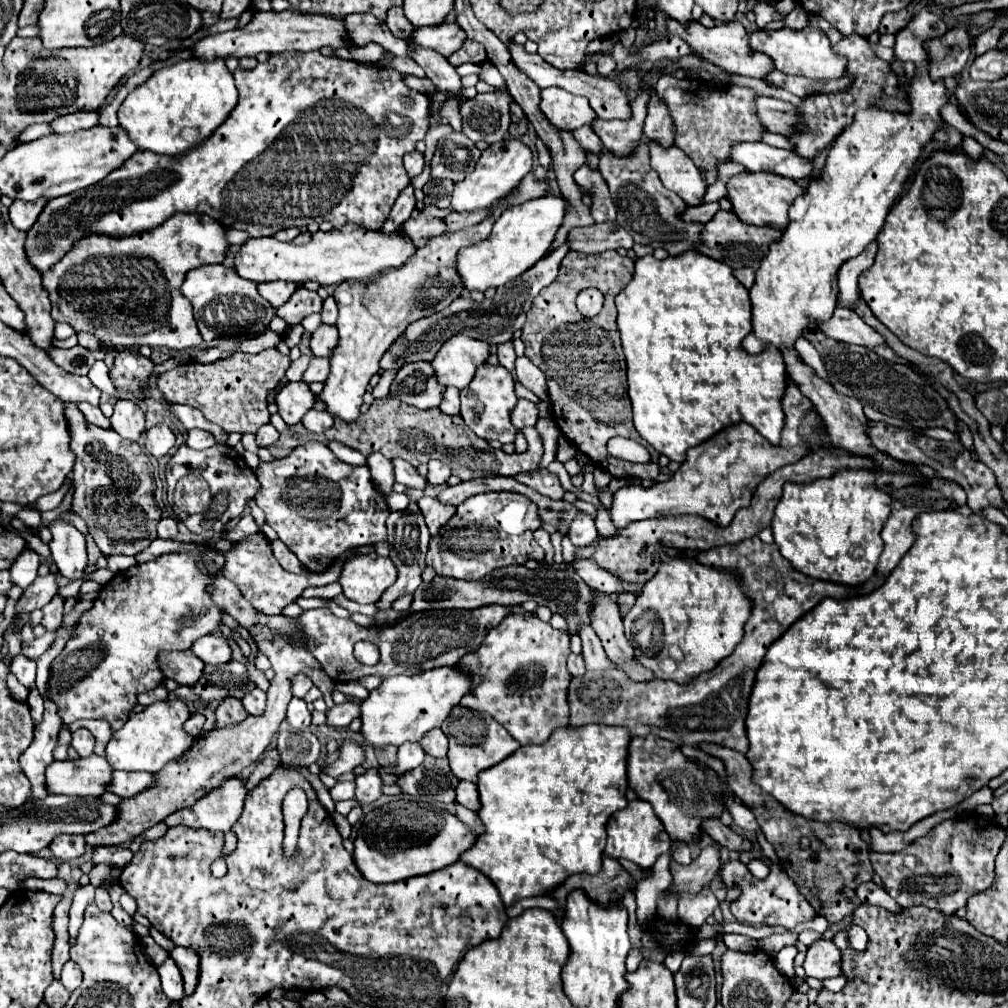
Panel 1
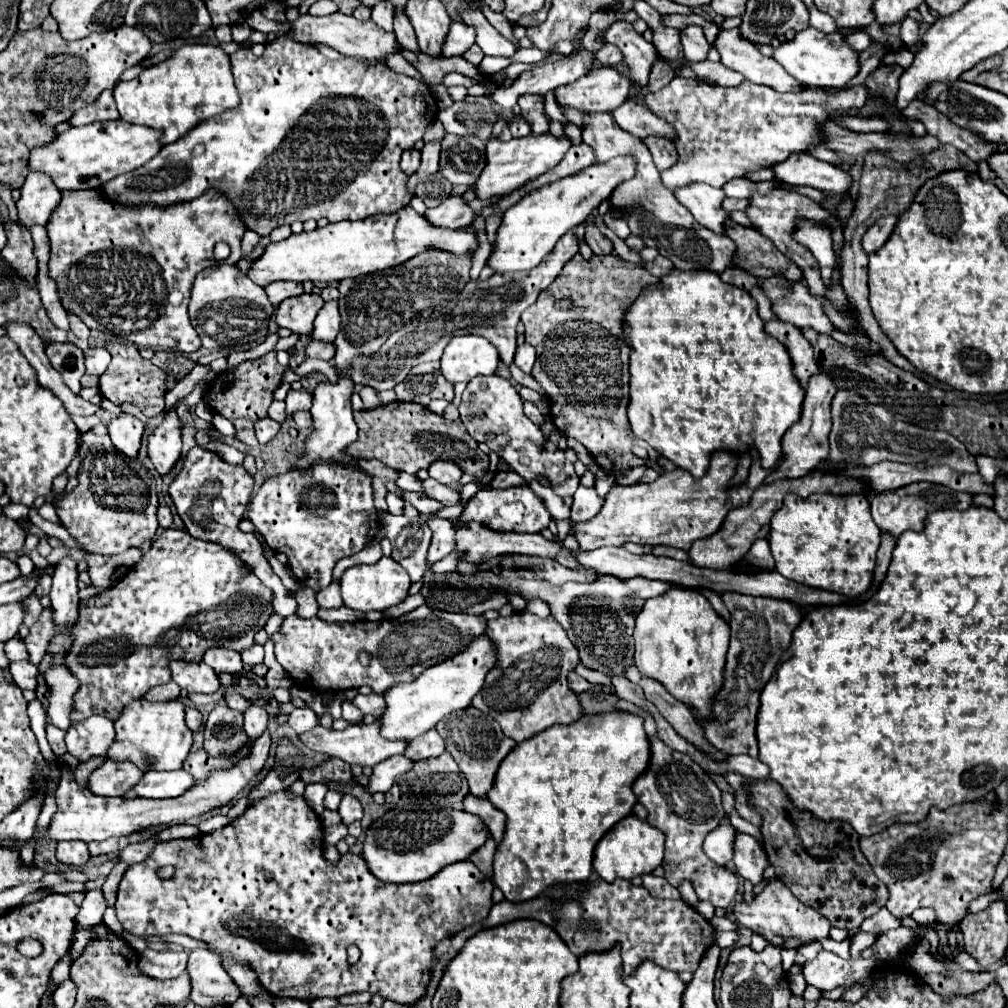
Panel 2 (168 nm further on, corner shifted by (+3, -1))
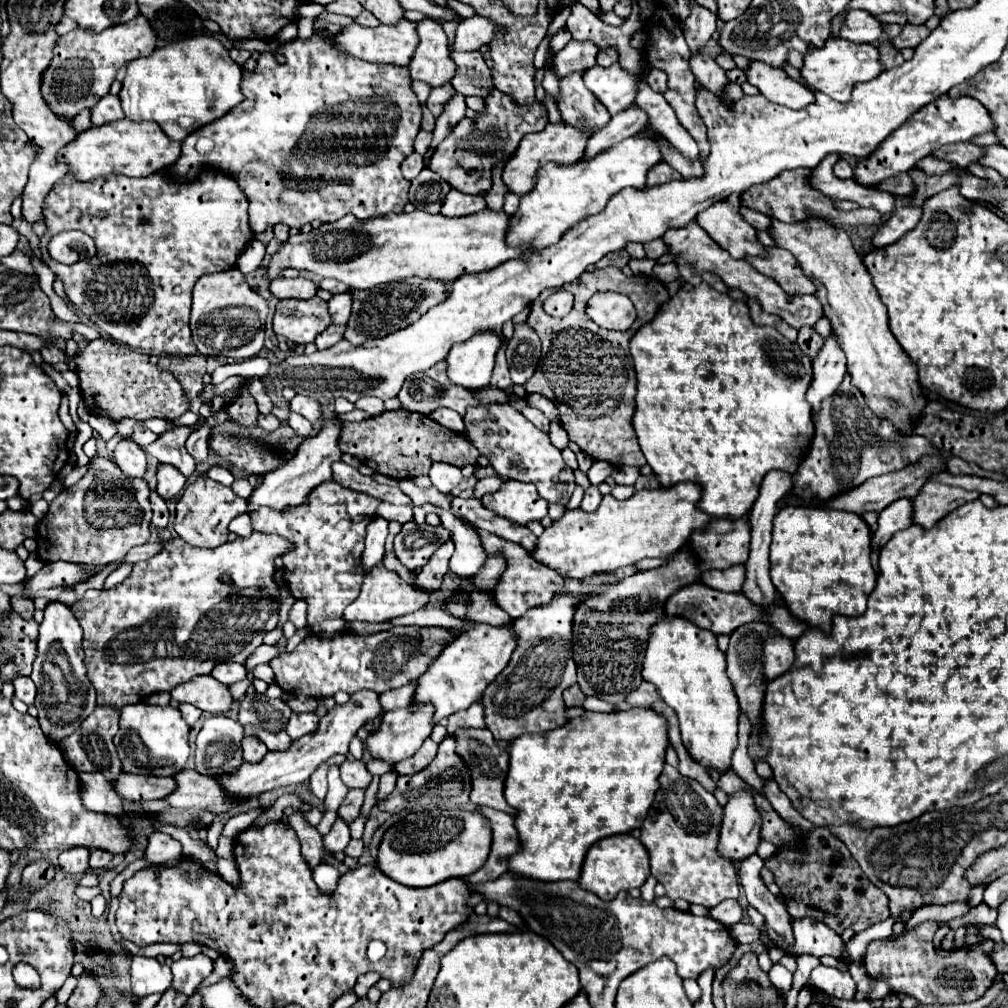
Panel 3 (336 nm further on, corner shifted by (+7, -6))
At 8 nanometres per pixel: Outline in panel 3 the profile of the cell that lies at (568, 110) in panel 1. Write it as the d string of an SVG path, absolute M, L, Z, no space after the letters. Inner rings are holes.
M617 63L607 69L599 65L587 69L585 85L589 85L593 95L609 109L611 115L633 105L637 97L635 77Z

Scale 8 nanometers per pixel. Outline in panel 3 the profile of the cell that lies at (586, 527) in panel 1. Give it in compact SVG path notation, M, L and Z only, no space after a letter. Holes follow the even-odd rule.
M589 487L589 489L585 491L585 497L583 497L583 501L581 501L581 507L583 507L585 511L597 509L597 505L601 503L601 499L603 499L603 495L599 493L599 489L597 489L597 487Z

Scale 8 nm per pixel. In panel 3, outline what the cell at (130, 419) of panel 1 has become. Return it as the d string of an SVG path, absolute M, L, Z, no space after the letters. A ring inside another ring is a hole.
M121 441L115 449L115 459L117 459L117 465L123 471L123 475L127 475L131 479L135 479L135 477L143 479L145 477L147 457L135 441Z

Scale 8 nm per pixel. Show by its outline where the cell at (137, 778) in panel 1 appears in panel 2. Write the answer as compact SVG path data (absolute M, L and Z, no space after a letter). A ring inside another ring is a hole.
M183 770L175 772L145 772L143 778L133 786L141 798L175 798L191 788L191 774Z

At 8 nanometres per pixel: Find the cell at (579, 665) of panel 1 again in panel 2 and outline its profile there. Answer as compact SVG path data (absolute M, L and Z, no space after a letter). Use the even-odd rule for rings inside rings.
M569 672L569 674L571 674L571 676L569 676L569 686L571 686L571 690L573 690L575 694L591 688L591 684L589 684L583 676L579 676L577 672Z

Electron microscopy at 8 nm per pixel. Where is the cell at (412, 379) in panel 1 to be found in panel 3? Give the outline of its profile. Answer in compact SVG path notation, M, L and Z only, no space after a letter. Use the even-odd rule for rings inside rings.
M441 361L437 365L433 365L431 369L423 371L423 373L415 373L411 375L403 389L399 391L399 401L403 405L403 409L407 411L415 411L415 413L421 413L421 415L429 415L433 409L439 409L439 407L449 407L449 409L455 409L461 417L467 413L469 407L475 407L475 405L491 405L491 403L509 403L511 401L511 395L507 391L501 391L497 387L491 387L491 385L485 385L481 389L467 389L467 387L461 387L461 385L455 385L449 381L447 377L447 363Z

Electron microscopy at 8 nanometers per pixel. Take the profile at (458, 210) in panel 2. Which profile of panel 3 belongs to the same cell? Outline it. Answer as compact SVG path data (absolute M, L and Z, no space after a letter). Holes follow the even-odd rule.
M451 189L445 197L445 203L441 207L441 213L445 217L463 217L463 215L471 215L477 213L481 209L485 209L485 199L481 195L465 195L457 189Z

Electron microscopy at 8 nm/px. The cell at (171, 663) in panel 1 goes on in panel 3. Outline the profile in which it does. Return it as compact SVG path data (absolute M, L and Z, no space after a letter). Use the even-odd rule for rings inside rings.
M193 677L187 685L177 685L171 697L179 703L191 703L207 713L225 713L233 705L233 695L227 685L213 677Z

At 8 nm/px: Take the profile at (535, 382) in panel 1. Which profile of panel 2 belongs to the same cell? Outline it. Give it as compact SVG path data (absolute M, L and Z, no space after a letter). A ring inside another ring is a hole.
M529 344L517 346L517 352L515 352L515 364L517 364L525 374L531 374L533 364L535 364L535 348L531 348Z

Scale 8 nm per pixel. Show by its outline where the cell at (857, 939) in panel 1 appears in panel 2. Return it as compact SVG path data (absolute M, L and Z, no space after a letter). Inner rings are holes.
M821 950L817 958L805 962L803 976L807 984L819 990L833 990L839 986L853 986L857 982L863 982L865 978L869 978L873 966L875 960L869 958L859 958L851 962L851 960L843 960L833 952Z

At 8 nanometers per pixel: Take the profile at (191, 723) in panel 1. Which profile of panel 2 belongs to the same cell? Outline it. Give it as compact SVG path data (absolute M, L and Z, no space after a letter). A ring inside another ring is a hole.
M187 708L185 710L185 722L187 722L191 732L197 732L201 728L201 720L203 720L203 716L201 716L201 712L197 708Z

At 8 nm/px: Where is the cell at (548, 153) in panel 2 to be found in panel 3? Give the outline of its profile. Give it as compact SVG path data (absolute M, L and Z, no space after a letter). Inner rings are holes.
M559 121L559 123L547 123L543 131L539 133L531 133L527 137L523 137L517 153L507 161L505 169L503 169L503 181L507 183L509 191L515 193L515 195L527 195L533 187L535 187L535 181L537 181L537 171L549 163L549 161L555 161L559 165L571 165L575 161L579 161L585 153L585 147L587 147L587 141L593 133L589 131L583 131L579 127L573 127L565 121Z

